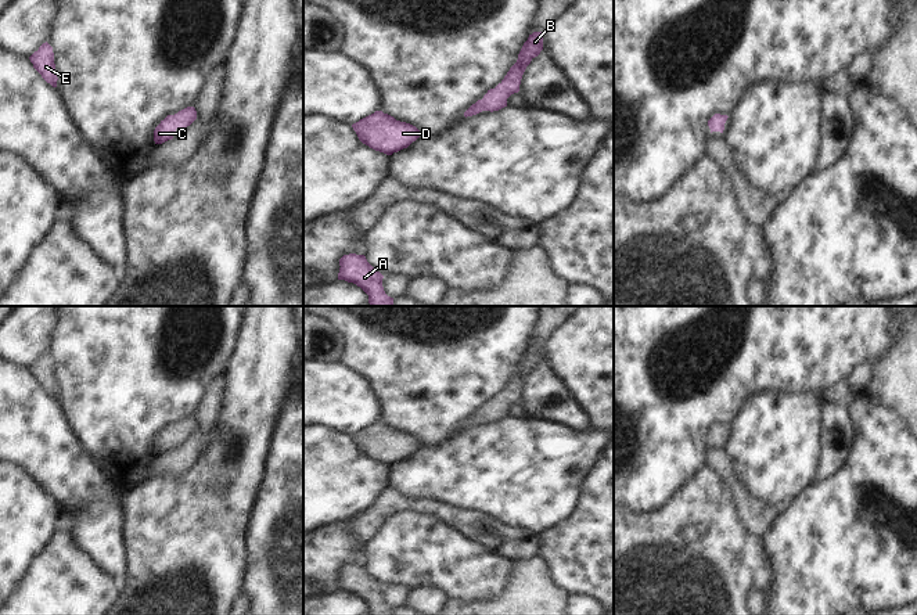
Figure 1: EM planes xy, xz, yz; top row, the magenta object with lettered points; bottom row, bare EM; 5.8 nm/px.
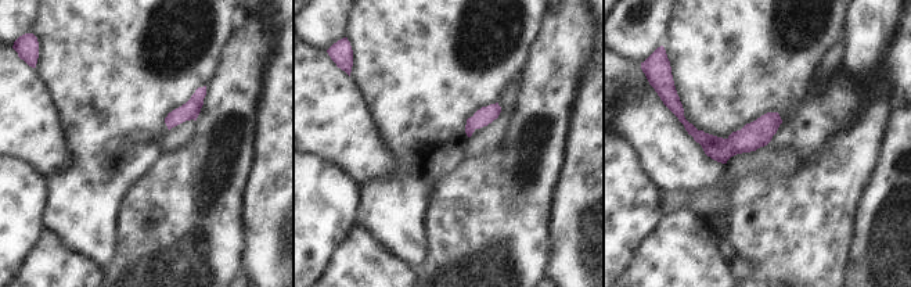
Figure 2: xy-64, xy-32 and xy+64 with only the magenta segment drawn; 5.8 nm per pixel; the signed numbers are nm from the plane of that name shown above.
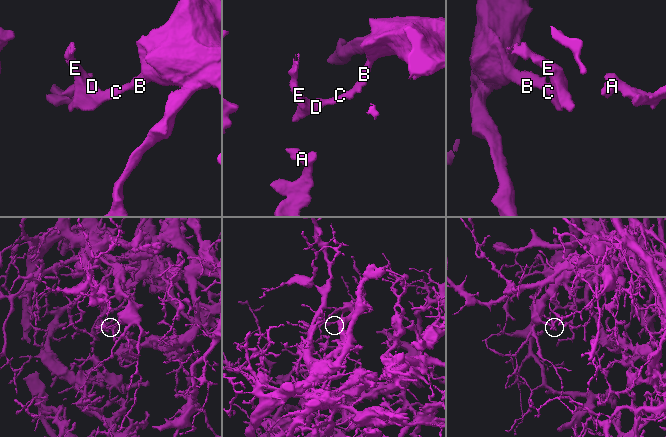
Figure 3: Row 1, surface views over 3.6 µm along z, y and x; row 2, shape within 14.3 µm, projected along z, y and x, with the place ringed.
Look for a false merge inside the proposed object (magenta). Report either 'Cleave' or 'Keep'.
Keep.

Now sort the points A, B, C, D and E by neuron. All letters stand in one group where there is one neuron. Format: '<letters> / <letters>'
A B C D E

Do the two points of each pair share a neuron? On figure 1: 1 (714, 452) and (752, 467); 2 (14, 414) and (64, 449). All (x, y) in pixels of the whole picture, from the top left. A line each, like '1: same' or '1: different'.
1: different
2: same

